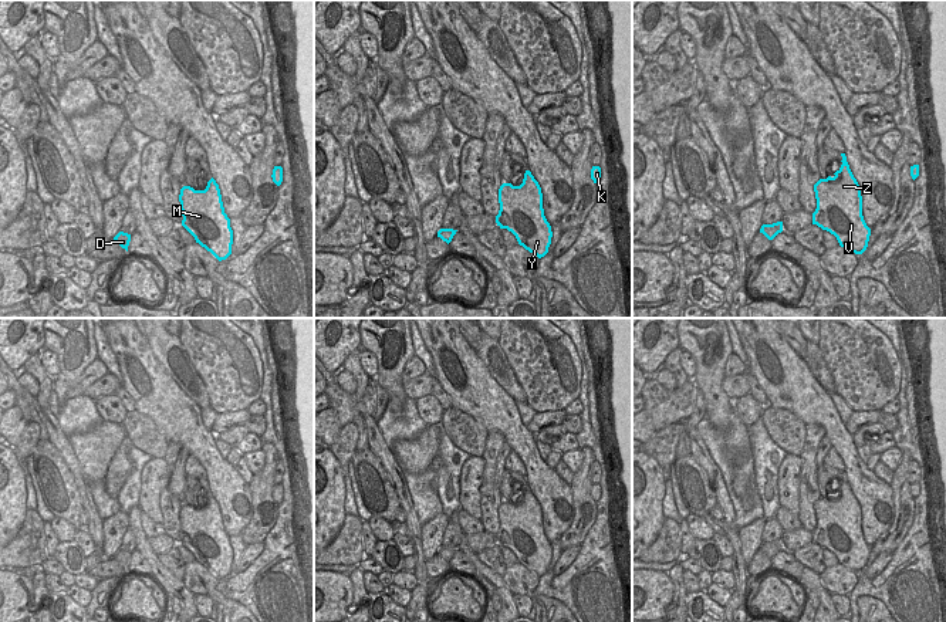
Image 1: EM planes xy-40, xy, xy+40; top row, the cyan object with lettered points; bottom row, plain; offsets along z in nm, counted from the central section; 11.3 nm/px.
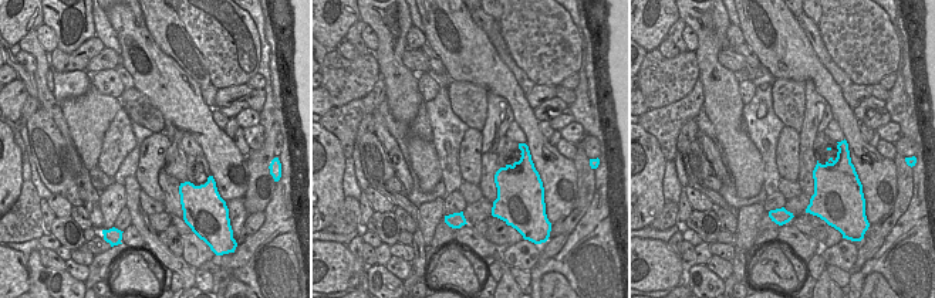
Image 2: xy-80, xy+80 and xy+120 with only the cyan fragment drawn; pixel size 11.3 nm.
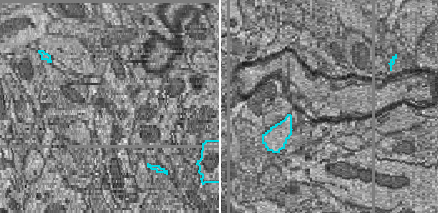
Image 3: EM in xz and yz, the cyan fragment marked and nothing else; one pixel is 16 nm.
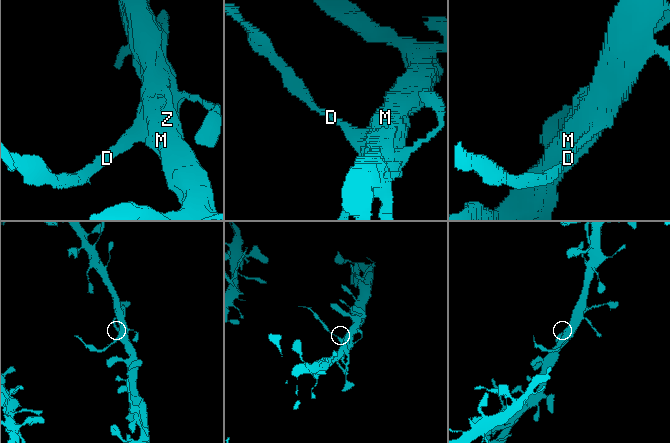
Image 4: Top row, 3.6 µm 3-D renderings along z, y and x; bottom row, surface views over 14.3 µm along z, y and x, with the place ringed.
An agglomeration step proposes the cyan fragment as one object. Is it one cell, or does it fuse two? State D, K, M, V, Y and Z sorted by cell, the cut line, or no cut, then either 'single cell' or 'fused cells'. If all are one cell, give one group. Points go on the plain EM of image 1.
D / K M V Y Z; cut in xy along (441, 547), (446, 548), (452, 555); fused cells

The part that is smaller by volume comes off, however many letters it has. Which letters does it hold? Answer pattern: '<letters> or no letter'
D.

